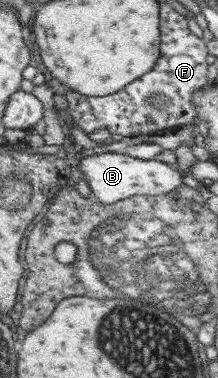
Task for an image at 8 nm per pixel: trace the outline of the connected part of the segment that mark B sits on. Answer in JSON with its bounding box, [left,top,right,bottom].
[75,152,184,204]

